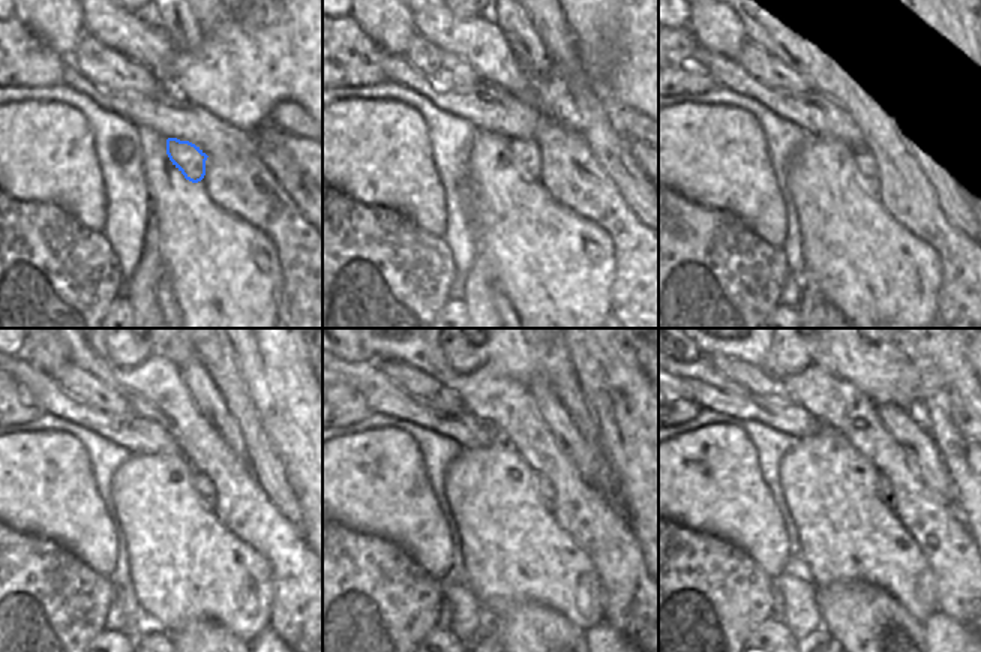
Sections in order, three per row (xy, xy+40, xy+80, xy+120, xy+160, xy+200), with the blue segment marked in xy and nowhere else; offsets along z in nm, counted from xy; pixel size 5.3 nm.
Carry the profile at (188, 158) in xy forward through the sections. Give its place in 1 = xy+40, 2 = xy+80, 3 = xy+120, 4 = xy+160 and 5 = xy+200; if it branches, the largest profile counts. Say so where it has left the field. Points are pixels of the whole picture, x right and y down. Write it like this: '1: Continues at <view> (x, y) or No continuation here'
1: Continues at xy+40 (525, 156)
2: Continues at xy+80 (863, 155)
3: Continues at xy+120 (203, 486)
4: Continues at xy+160 (543, 486)
5: Continues at xy+200 (884, 487).

